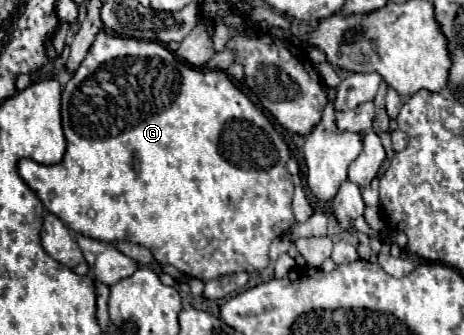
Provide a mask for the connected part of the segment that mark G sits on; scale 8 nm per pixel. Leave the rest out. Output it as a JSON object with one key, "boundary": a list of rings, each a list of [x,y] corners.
{"boundary":[[[100,28],[88,56],[84,58],[80,68],[74,72],[74,76],[62,90],[62,126],[64,126],[64,136],[68,142],[62,162],[54,166],[44,166],[38,162],[20,160],[18,174],[38,194],[42,204],[74,232],[80,232],[84,236],[92,236],[104,242],[132,240],[140,246],[146,246],[158,262],[170,264],[182,274],[208,282],[212,278],[220,278],[228,274],[238,274],[238,272],[252,274],[252,272],[264,270],[270,262],[268,248],[272,240],[286,234],[296,222],[292,214],[294,186],[292,186],[292,176],[286,170],[286,162],[290,160],[290,148],[286,140],[282,138],[282,134],[276,132],[276,128],[266,118],[266,114],[260,112],[254,106],[254,102],[238,86],[234,86],[234,82],[228,78],[226,72],[208,70],[208,68],[192,68],[190,64],[184,64],[174,52],[170,52],[166,46],[158,42],[120,38]]]}

